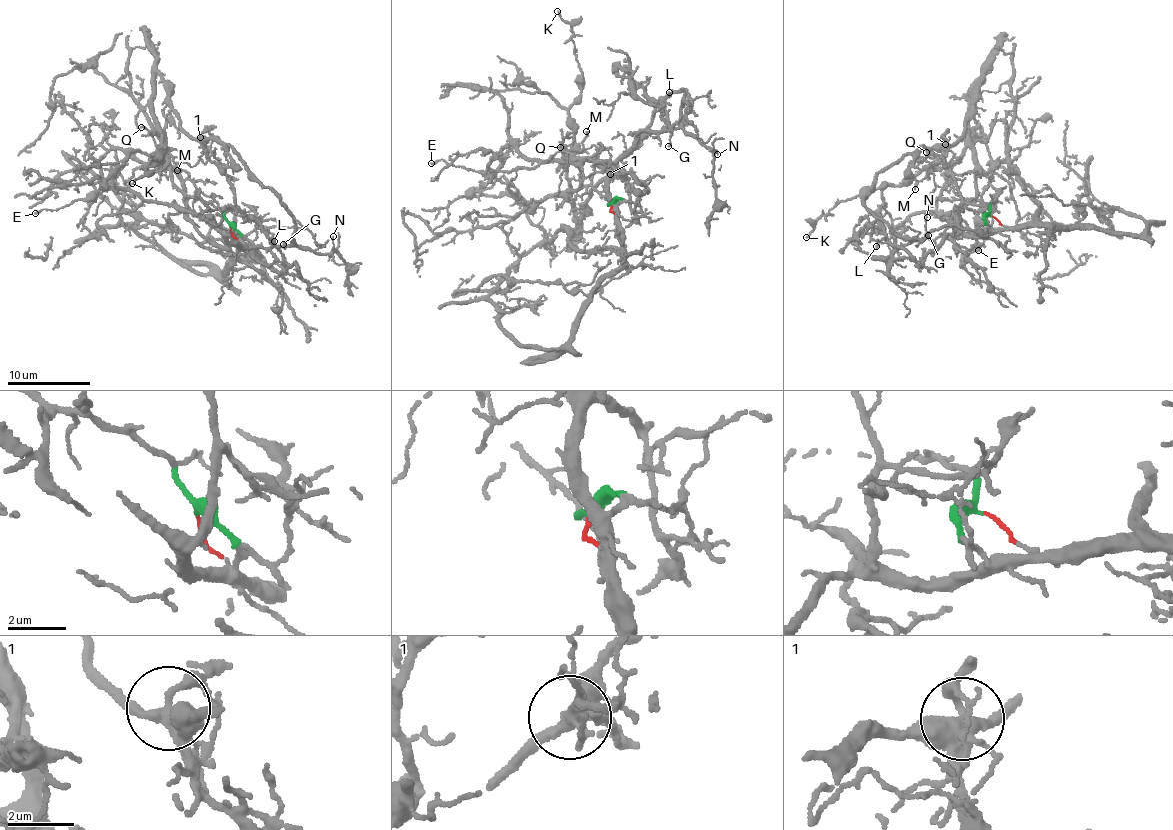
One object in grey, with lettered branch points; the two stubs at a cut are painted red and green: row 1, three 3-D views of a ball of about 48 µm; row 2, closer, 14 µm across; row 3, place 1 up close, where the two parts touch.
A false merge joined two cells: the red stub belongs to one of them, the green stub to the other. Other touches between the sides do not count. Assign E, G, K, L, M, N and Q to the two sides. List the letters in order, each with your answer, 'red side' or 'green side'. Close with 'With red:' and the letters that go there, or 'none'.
E: green side
G: green side
K: green side
L: red side
M: green side
N: green side
Q: green side
With red: L

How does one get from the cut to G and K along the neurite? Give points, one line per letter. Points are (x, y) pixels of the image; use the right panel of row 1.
G: (991, 216), (970, 199), (977, 91), (960, 139), (908, 152), (865, 196), (893, 230), (928, 235)
K: (991, 216), (985, 202), (970, 199), (977, 161), (967, 146), (942, 167), (836, 205), (806, 237)

